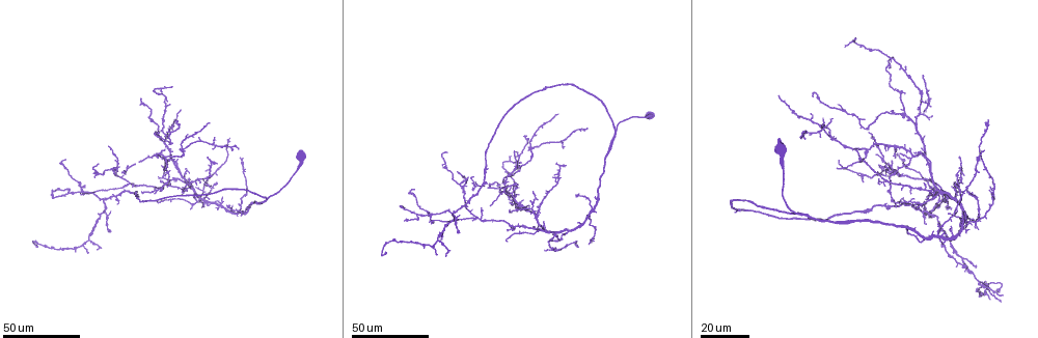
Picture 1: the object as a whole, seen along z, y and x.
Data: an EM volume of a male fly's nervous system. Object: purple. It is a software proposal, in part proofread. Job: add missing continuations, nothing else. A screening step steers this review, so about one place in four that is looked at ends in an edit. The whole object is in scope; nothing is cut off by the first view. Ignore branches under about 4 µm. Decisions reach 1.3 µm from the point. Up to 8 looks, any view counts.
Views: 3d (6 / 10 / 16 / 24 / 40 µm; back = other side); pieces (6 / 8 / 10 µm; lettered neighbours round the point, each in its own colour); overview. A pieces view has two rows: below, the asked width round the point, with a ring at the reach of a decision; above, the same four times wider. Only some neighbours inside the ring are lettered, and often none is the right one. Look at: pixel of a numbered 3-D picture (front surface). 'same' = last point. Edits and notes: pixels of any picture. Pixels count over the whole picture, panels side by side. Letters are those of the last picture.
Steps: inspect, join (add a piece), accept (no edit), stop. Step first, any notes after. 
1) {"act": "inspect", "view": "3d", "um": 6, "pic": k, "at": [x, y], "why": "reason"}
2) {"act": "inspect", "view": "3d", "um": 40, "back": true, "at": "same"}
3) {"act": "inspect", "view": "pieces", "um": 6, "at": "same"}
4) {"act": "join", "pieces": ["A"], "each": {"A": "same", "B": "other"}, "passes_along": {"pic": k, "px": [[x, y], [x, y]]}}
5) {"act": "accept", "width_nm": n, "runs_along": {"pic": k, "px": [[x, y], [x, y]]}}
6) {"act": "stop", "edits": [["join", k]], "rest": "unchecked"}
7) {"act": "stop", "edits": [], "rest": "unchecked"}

{"act": "inspect", "view": "3d", "um": 40, "pic": 1, "at": [403, 219], "why": "tapers out"}

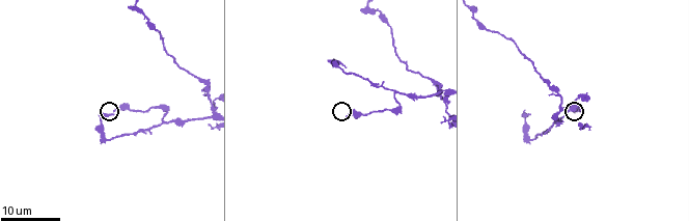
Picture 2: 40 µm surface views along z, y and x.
{"act": "inspect", "view": "pieces", "um": 6, "pic": 2, "at": [348, 114], "why": "see the neighbours"}

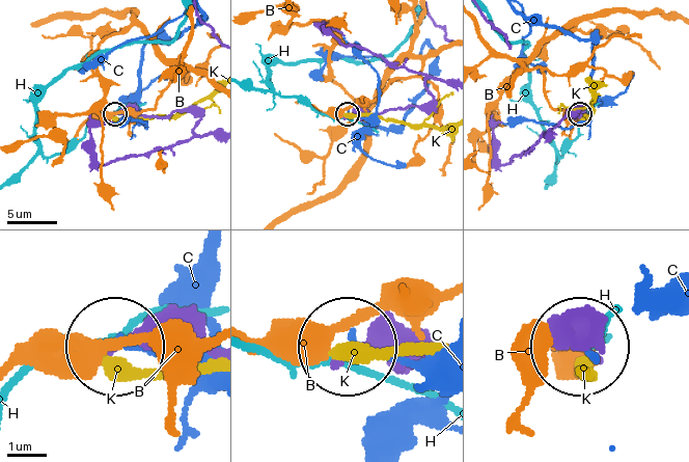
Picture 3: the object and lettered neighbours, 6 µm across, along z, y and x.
{"act": "accept", "width_nm": 170, "each": {"B": "other", "C": "other", "H": "other", "K": "other"}, "runs_along": {"pic": 3, "px": [[214, 132], [196, 134], [199, 117], [186, 110], [115, 112]]}, "found": "no lettered piece goes on from it"}

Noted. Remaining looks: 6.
{"act": "inspect", "view": "3d", "um": 40, "pic": 1, "at": [876, 153], "why": "free end"}

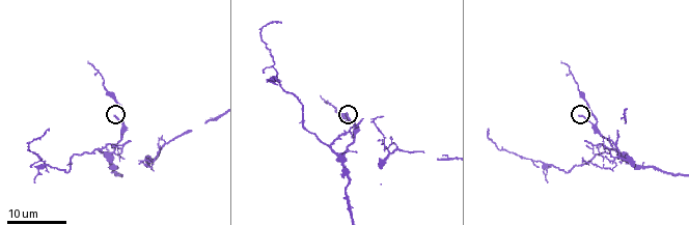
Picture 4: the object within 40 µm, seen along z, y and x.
{"act": "inspect", "view": "pieces", "um": 8, "pic": 4, "at": [347, 112]}

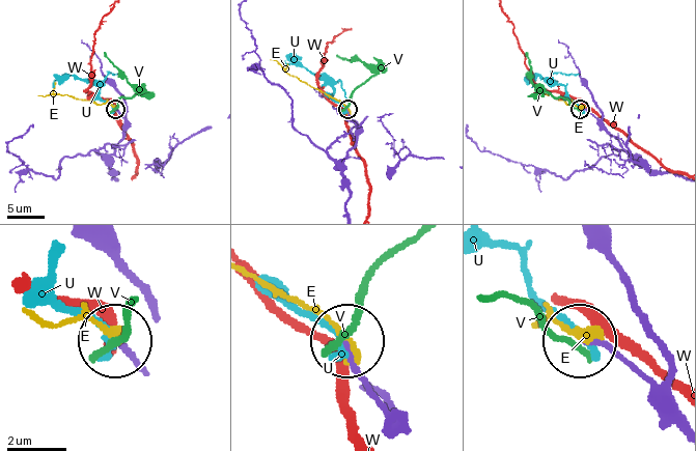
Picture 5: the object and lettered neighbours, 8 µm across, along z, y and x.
{"act": "accept", "width_nm": 190, "each": {"E": "other", "U": "other", "V": "other", "W": "other"}, "runs_along": {"pic": 5, "px": [[387, 414], [355, 369], [350, 342]]}, "found": "no lettered piece goes on from it"}

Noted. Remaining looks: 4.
{"act": "inspect", "view": "3d", "um": 40, "pic": 1, "at": [800, 135]}

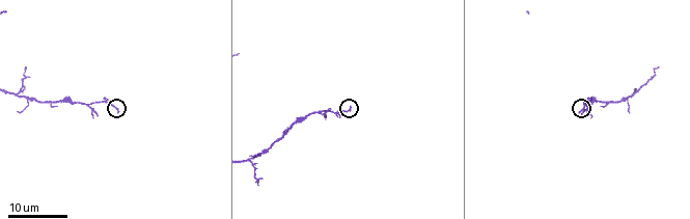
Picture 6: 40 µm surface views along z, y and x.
{"act": "inspect", "view": "pieces", "um": 6, "pic": 6, "at": [117, 111]}

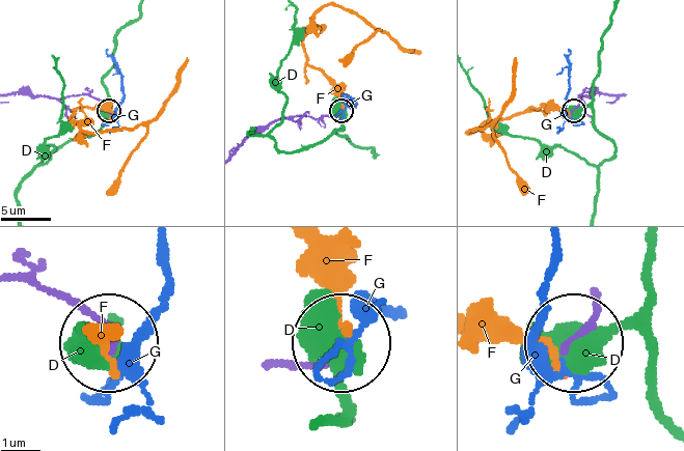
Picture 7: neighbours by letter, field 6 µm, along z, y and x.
{"act": "join", "pieces": ["G"], "each": {"D": "other", "F": "other", "G": "same"}, "passes_along": {"pic": 7, "px": [[594, 292], [590, 316], [553, 362], [537, 336], [553, 247]]}, "found": "it goes on there"}

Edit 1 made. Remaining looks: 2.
{"act": "stop", "edits": [["join", 7]], "rest": "unchecked"}

